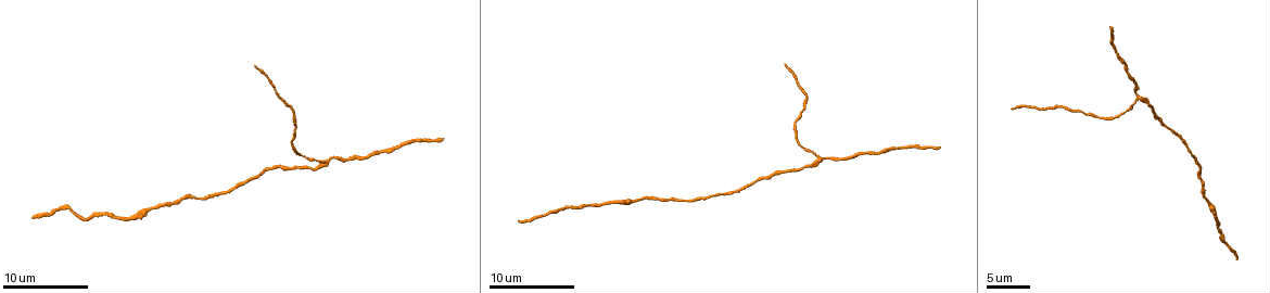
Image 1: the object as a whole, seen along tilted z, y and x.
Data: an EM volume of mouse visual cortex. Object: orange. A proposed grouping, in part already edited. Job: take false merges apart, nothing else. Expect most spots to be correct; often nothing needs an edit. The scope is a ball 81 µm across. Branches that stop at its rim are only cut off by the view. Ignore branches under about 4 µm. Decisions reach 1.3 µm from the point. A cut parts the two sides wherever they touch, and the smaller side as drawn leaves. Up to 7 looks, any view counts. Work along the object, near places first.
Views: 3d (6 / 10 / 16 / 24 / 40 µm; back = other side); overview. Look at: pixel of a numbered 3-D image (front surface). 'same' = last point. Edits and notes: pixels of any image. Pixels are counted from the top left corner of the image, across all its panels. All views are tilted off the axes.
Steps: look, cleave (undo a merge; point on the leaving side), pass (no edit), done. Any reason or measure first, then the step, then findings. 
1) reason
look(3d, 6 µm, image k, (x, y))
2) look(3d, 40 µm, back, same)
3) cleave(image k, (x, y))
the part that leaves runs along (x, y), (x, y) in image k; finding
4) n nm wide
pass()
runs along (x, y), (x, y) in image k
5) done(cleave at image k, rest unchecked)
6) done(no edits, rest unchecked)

arms part here
look(3d, 16 µm, image 1, (1136, 94))

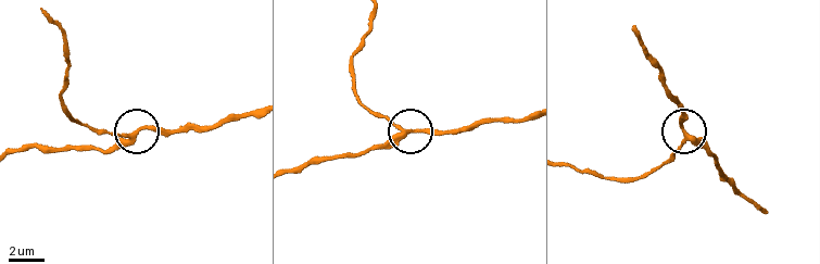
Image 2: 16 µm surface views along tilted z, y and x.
side arm 16 µm
pass()
runs along (17, 152), (42, 147), (115, 149), (149, 126), (192, 129) in image 2; all the same cell

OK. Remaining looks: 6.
thick turns thin
look(3d, 6 µm, image 1, (298, 152))

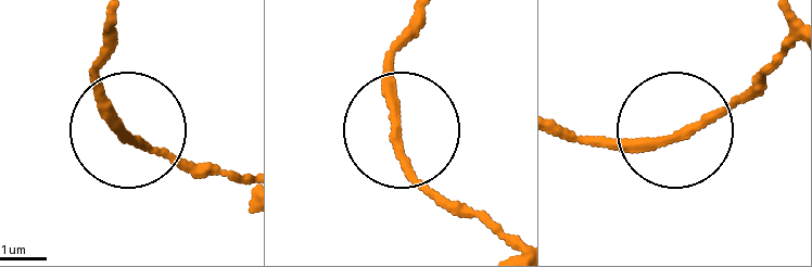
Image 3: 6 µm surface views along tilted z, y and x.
from behind
look(3d, 6 µm, back, image 3, (125, 138))

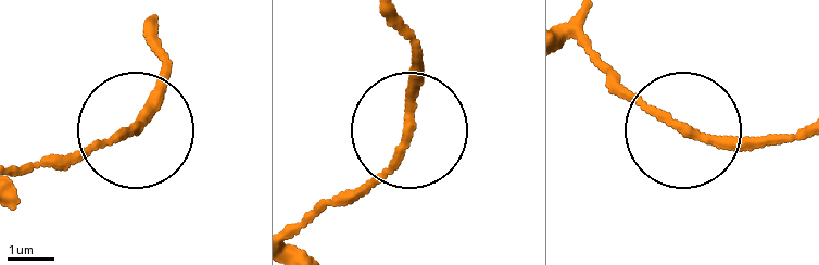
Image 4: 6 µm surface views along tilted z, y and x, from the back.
pass()
runs along (25, 171), (141, 126), (171, 77) in image 4; continuous, no second cell

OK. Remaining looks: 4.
look(3d, 10 µm, image 1, (1173, 132))

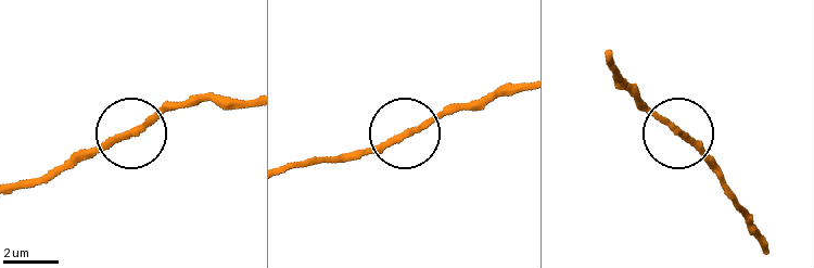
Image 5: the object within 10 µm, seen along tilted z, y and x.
220 nm wide
pass()
runs along (138, 134), (186, 104) in image 5; one cell here

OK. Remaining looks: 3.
done(no edits, rest unchecked)

